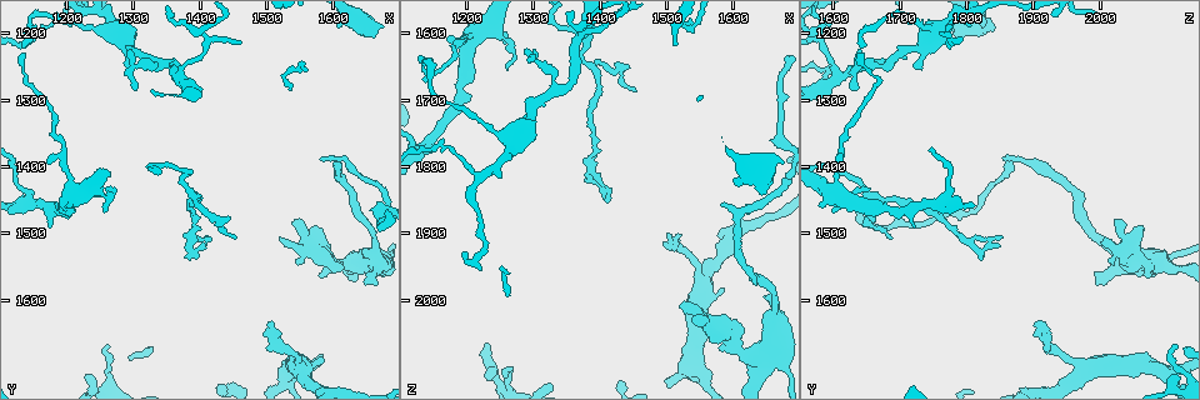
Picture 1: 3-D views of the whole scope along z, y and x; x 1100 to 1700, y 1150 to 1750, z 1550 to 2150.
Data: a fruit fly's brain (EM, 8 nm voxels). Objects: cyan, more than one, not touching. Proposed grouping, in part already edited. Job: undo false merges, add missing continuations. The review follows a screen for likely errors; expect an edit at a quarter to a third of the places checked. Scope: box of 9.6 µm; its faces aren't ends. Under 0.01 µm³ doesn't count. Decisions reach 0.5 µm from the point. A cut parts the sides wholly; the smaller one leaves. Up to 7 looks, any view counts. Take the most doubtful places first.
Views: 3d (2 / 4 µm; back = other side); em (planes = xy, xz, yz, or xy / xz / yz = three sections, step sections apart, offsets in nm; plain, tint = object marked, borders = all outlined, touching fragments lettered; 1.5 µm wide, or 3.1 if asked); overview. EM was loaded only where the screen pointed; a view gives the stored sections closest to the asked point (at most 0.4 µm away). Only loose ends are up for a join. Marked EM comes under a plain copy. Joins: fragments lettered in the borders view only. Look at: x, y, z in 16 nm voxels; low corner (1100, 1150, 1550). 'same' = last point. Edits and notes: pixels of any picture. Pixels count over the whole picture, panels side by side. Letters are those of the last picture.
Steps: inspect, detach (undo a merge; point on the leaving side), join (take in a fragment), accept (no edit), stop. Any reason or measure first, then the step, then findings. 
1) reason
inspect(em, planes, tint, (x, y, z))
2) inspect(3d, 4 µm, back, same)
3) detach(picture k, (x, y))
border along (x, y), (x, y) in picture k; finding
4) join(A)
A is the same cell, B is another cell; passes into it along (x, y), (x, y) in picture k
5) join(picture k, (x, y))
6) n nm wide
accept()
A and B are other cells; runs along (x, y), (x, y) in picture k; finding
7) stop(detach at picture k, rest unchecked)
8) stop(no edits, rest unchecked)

inspect(em, yz, step 4, tint, (1140, 1450, 1765))

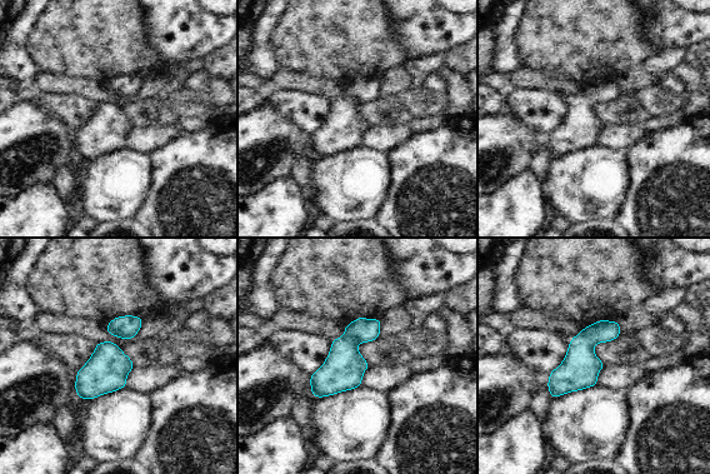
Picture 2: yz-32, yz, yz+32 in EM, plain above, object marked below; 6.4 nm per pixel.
another direction
inspect(em, planes, borders, same)

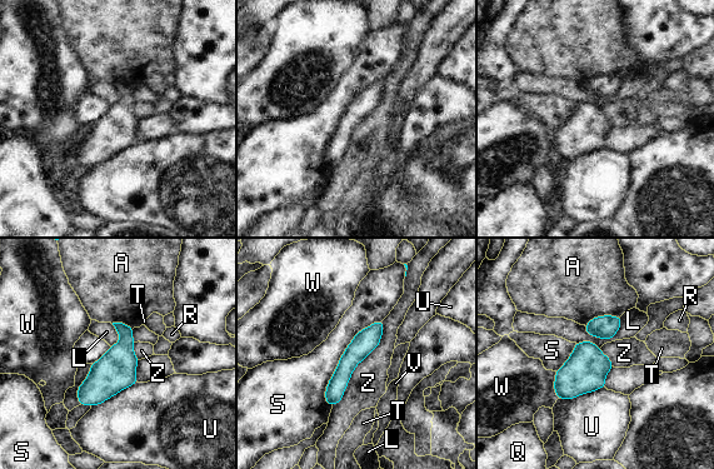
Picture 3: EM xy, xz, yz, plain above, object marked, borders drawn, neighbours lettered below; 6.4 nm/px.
150 nm wide
accept()
A, L, Q, R, S, T, U, V, W and Z are other cells; runs along (379, 324), (348, 362), (331, 402) in picture 3; all the same cell

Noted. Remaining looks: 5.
free end
inspect(em, planes, borders, (1415, 1505, 1850))

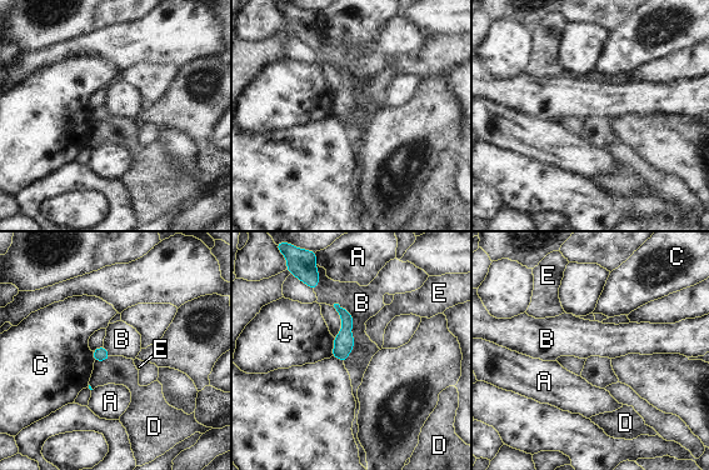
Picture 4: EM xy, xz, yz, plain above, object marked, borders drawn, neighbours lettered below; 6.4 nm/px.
90 nm wide; B touches over 400 nm
accept()
A, B, C, D and E are other cells; none of them fits

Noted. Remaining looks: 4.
thin end
inspect(3d, 4 µm, (1295, 1250, 1720))

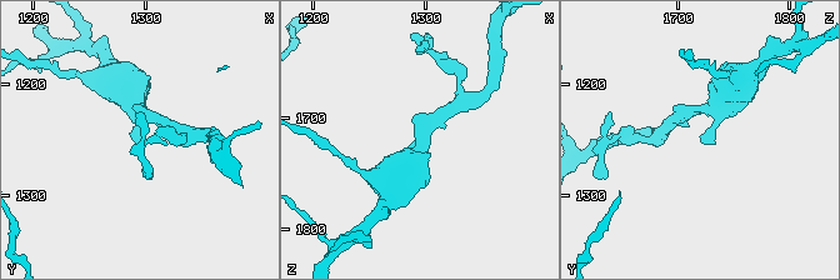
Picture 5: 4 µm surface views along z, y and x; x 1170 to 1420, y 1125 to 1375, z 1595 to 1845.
now the EM
inspect(em, planes, borders, (1292, 1256, 1720))

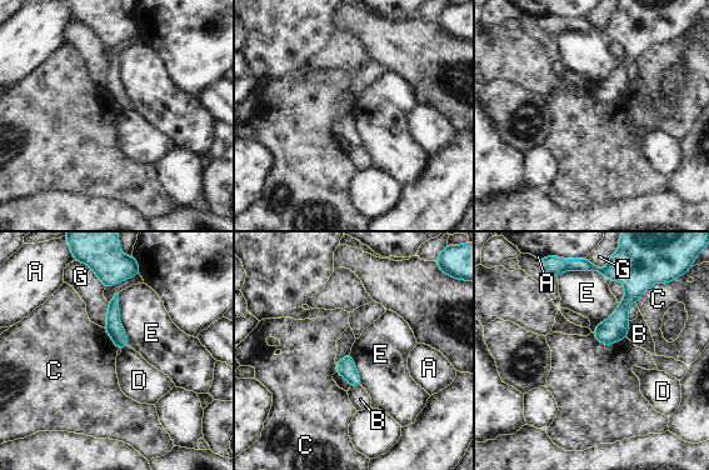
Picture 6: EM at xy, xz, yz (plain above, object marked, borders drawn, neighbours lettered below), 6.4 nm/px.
arms of 200, 550 nm
accept()
A, B, C, D, E and G are other cells; no lettered fragment goes on from it

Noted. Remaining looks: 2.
stop(no edits, rest unchecked)

